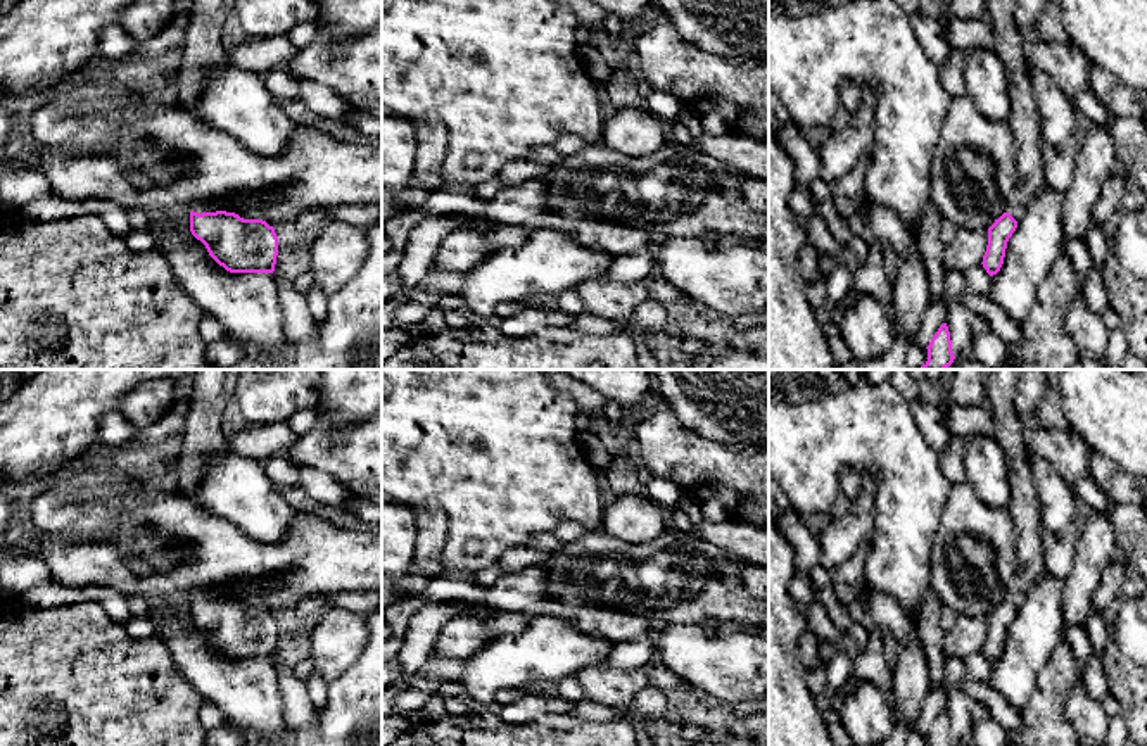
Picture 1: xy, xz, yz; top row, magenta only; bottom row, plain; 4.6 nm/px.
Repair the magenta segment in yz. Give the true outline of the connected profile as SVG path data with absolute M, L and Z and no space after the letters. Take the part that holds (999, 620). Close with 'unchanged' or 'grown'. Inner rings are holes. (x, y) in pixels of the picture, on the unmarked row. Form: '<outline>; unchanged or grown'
M990 370L986 375L986 395L992 409L993 439L1007 458L1011 503L1009 513L1016 523L1014 573L1004 582L1004 601L988 615L988 632L983 654L990 663L1004 651L1007 629L1024 603L1030 589L1045 572L1038 494L1033 485L1030 449L1021 420L1014 406L1021 370Z; grown

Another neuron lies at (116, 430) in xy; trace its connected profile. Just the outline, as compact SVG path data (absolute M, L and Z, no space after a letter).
M112 411L100 421L100 442L114 449L130 446L133 435L135 427L124 418L121 411Z

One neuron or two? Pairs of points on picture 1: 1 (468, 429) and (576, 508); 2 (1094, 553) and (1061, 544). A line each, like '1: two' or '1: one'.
1: one
2: two

